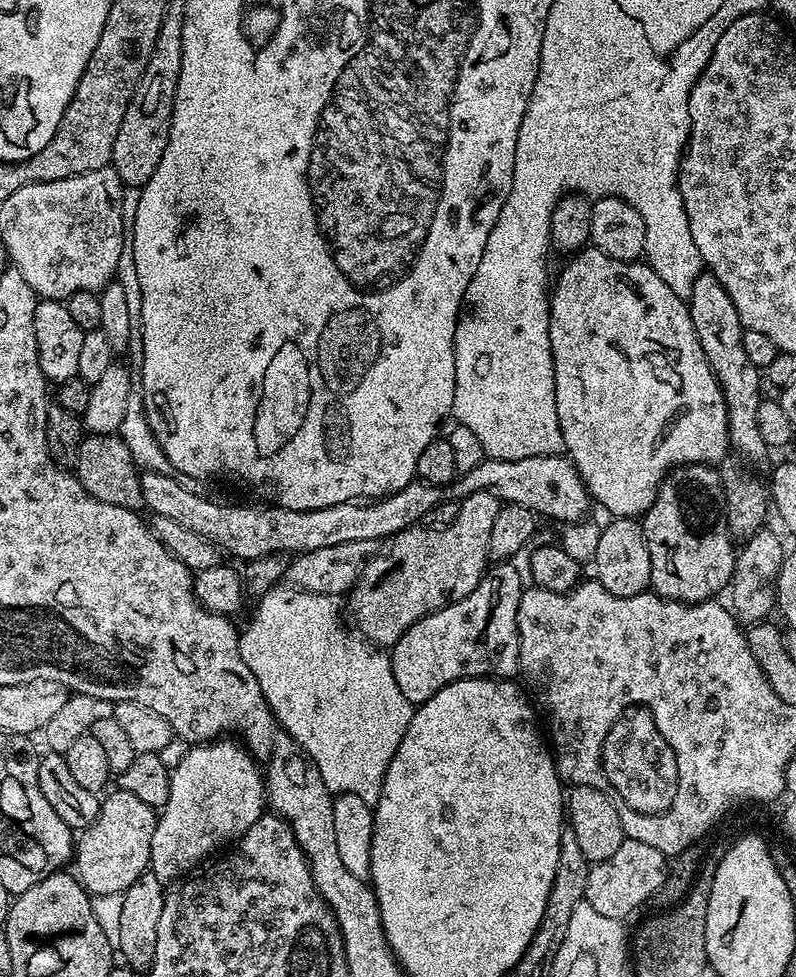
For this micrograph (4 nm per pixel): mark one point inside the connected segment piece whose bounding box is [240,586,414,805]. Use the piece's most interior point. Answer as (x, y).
(334, 692)

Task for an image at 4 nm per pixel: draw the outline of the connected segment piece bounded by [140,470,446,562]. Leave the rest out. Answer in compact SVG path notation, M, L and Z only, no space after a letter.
M140 472L144 508L150 510L152 516L170 518L178 522L178 526L194 530L194 534L215 544L217 549L237 556L240 562L279 552L299 554L322 550L322 546L342 546L342 542L384 542L402 530L417 527L423 521L426 510L439 504L446 496L443 487L416 478L412 483L402 486L402 490L371 502L326 506L322 510L309 512L279 506L243 508L240 504L219 504L216 500L207 500L206 497L191 492L187 488L189 485L175 475L164 472Z

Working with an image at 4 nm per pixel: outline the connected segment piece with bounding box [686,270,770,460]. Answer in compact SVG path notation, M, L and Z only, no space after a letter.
M707 270L701 271L699 278L694 282L692 295L687 297L686 303L690 318L696 327L698 342L706 354L706 362L720 383L728 407L728 443L735 451L737 448L741 452L741 457L749 456L752 460L760 460L770 452L768 445L763 441L756 417L762 399L762 372L754 366L754 362L750 362L750 354L746 354L745 327L740 323L738 310L734 310L734 302L730 302L730 294L726 294L722 282L718 282L718 278Z

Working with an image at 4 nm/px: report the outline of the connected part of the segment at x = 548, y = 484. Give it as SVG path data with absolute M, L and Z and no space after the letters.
M567 455L531 456L517 460L494 460L485 458L474 470L462 472L447 485L447 495L452 498L463 498L470 494L489 492L504 504L526 506L535 512L537 517L549 516L552 520L564 520L565 525L583 521L589 514L590 497L588 487L584 485L580 472Z

